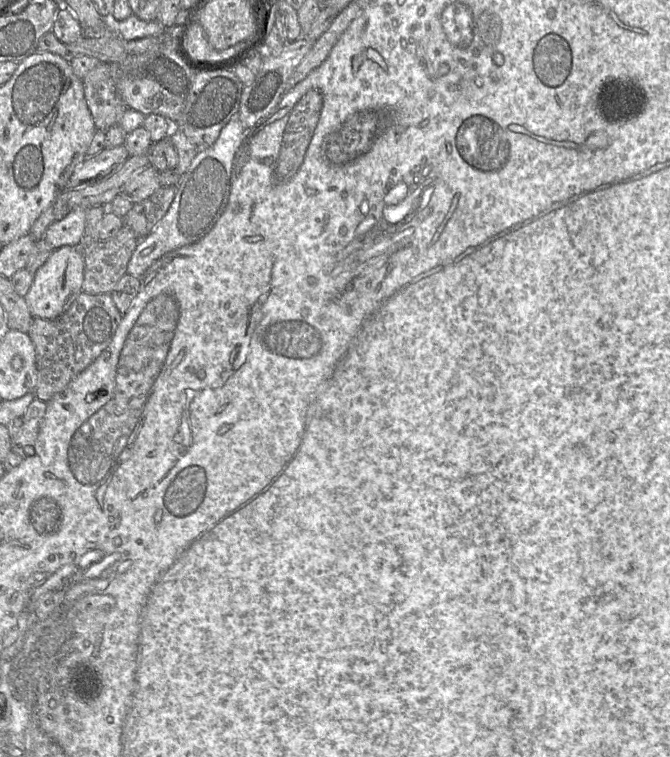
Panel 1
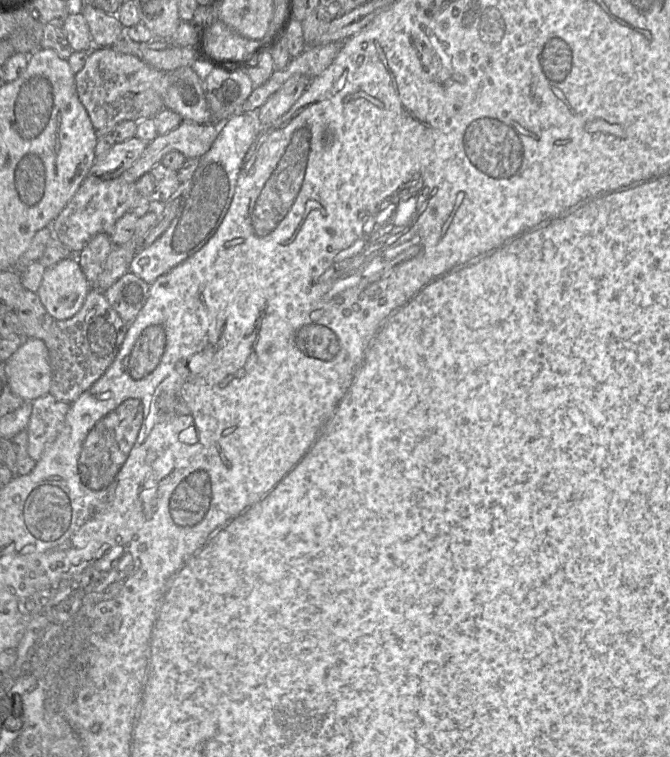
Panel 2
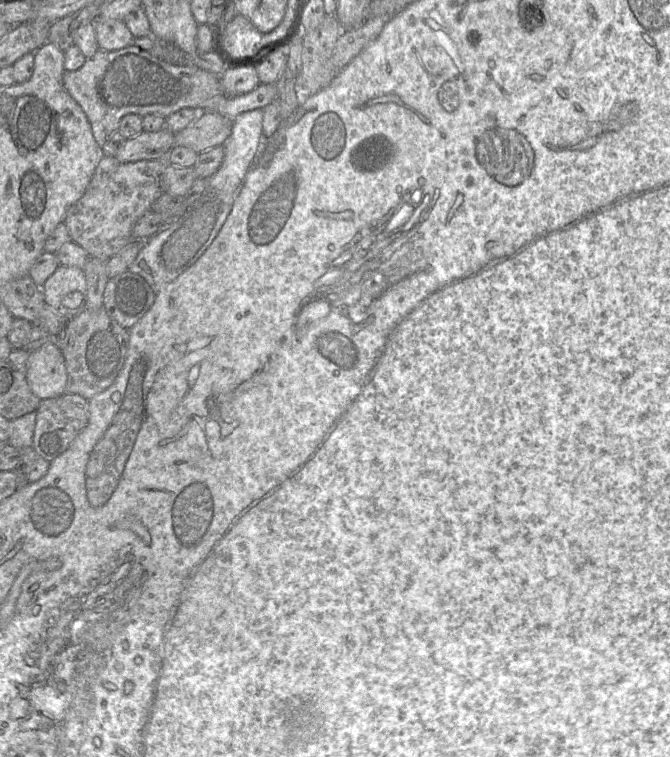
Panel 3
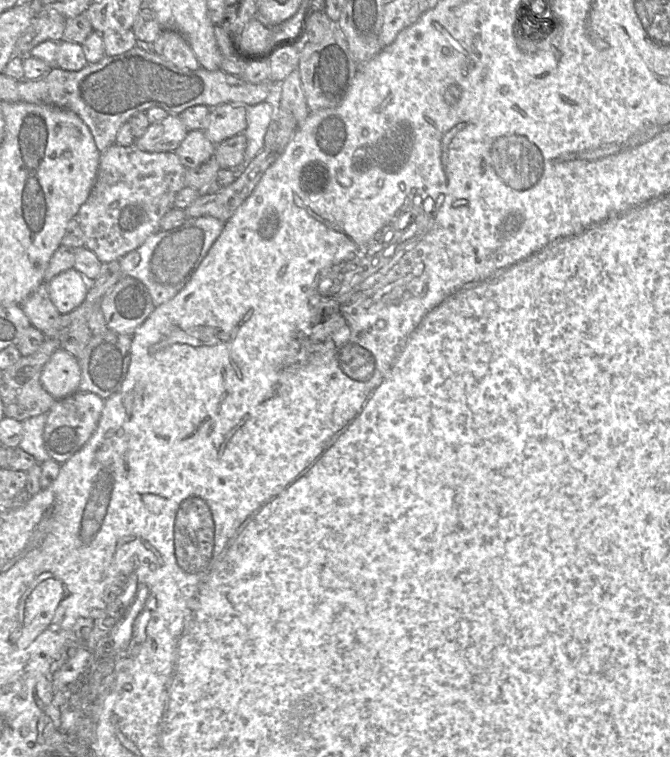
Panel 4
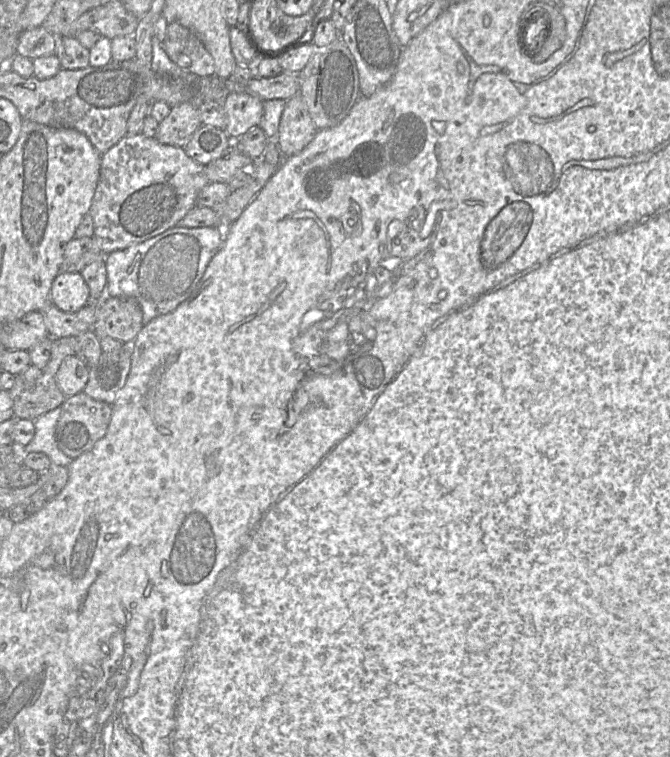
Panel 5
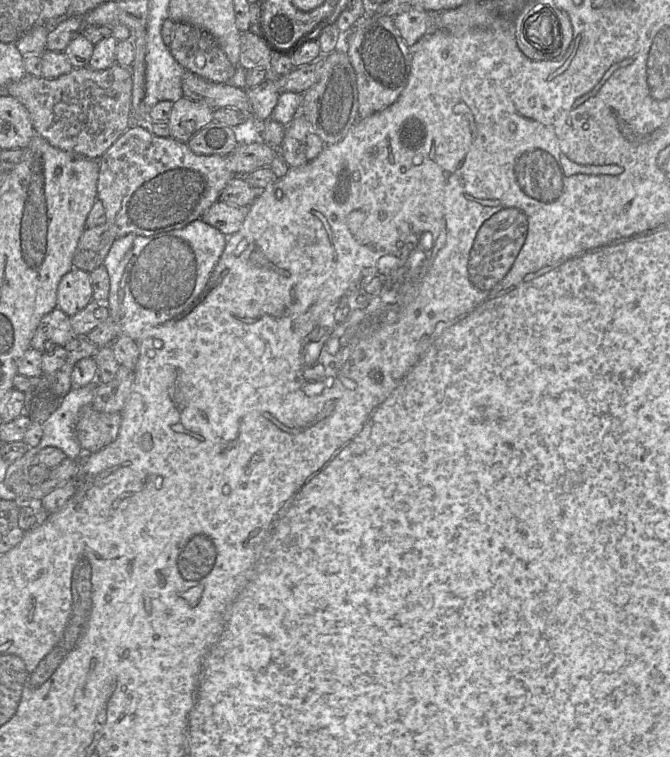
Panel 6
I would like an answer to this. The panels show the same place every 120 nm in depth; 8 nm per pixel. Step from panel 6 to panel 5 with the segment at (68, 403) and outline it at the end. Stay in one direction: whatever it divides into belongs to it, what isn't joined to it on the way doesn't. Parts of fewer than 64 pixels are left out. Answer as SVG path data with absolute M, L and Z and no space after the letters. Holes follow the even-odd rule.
M57 407L34 420L35 435L24 448L18 448L21 454L42 452L50 458L53 465L68 467L73 459L59 449L55 437L56 425L60 415L61 407Z

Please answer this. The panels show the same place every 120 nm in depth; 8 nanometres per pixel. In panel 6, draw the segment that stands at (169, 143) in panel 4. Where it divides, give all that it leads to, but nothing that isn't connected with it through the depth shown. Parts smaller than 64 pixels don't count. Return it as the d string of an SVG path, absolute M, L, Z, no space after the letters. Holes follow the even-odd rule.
M185 96L173 103L167 120L170 137L187 143L192 136L213 121L214 109L204 101Z

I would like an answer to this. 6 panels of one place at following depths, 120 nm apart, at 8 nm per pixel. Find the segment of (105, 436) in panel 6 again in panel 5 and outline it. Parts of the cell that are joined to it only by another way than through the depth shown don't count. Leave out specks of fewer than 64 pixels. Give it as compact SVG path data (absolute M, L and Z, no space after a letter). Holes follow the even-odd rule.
M80 392L74 396L66 397L60 407L61 415L55 430L56 442L59 449L74 460L90 450L106 434L112 418L112 406Z

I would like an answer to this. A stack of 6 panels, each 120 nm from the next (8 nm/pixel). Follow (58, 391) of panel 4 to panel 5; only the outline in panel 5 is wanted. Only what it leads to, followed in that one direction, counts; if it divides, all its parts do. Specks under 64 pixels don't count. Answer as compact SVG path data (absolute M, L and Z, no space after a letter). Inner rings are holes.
M76 355L67 356L61 363L56 382L66 397L83 392L89 379L89 368Z

